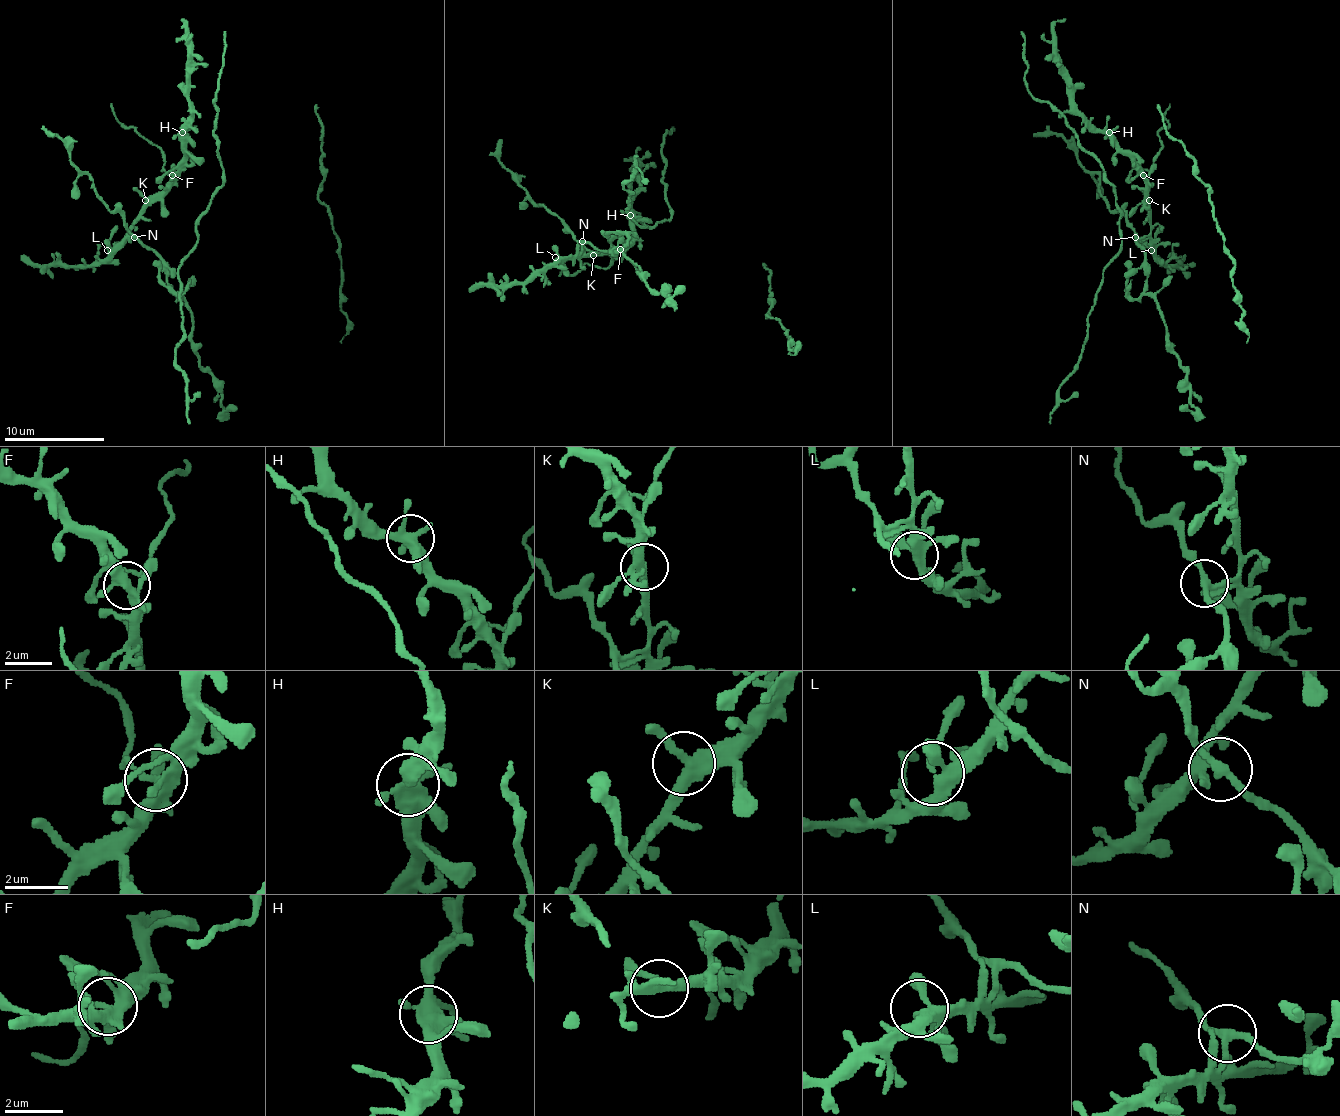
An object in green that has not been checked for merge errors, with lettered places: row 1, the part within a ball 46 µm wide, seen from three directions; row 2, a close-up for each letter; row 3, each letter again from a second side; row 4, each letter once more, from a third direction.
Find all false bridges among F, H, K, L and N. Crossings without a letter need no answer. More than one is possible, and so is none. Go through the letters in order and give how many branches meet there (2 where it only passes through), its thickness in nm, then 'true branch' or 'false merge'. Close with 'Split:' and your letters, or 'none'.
F: 6 | 320 nm | false merge
H: 6 | 420 nm | true branch
K: 3 | 360 nm | true branch
L: 5 | 320 nm | true branch
N: 3 | 240 nm | false merge
Split: F, N

